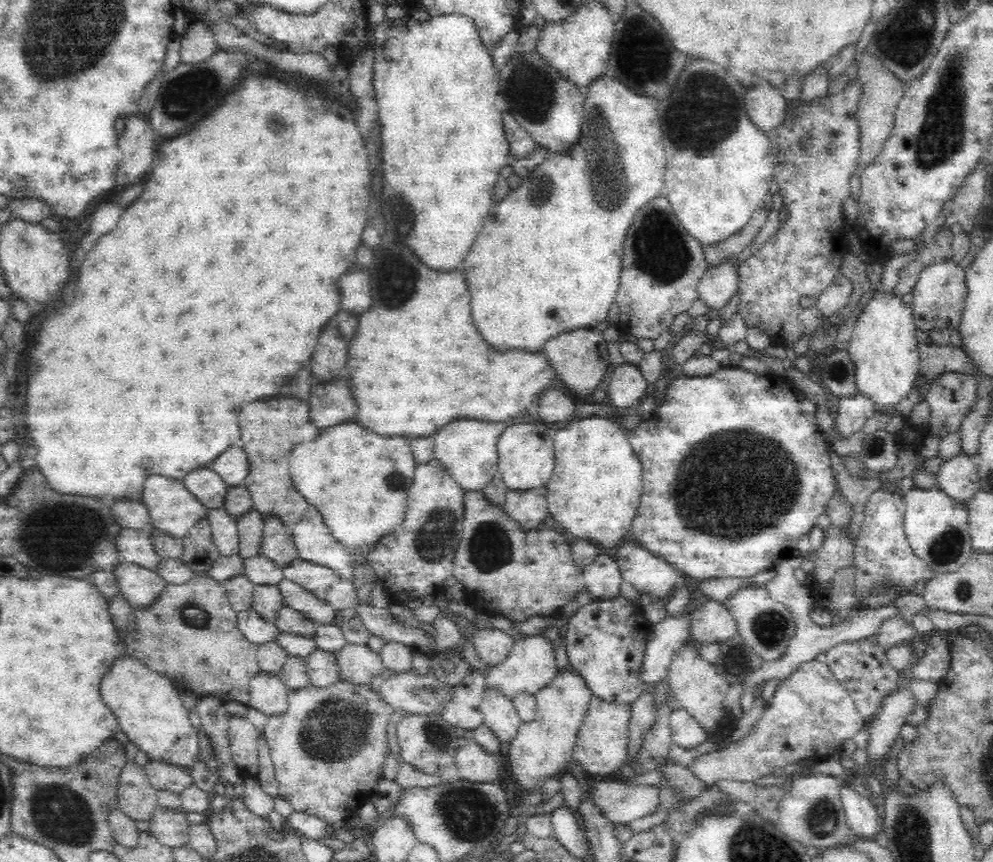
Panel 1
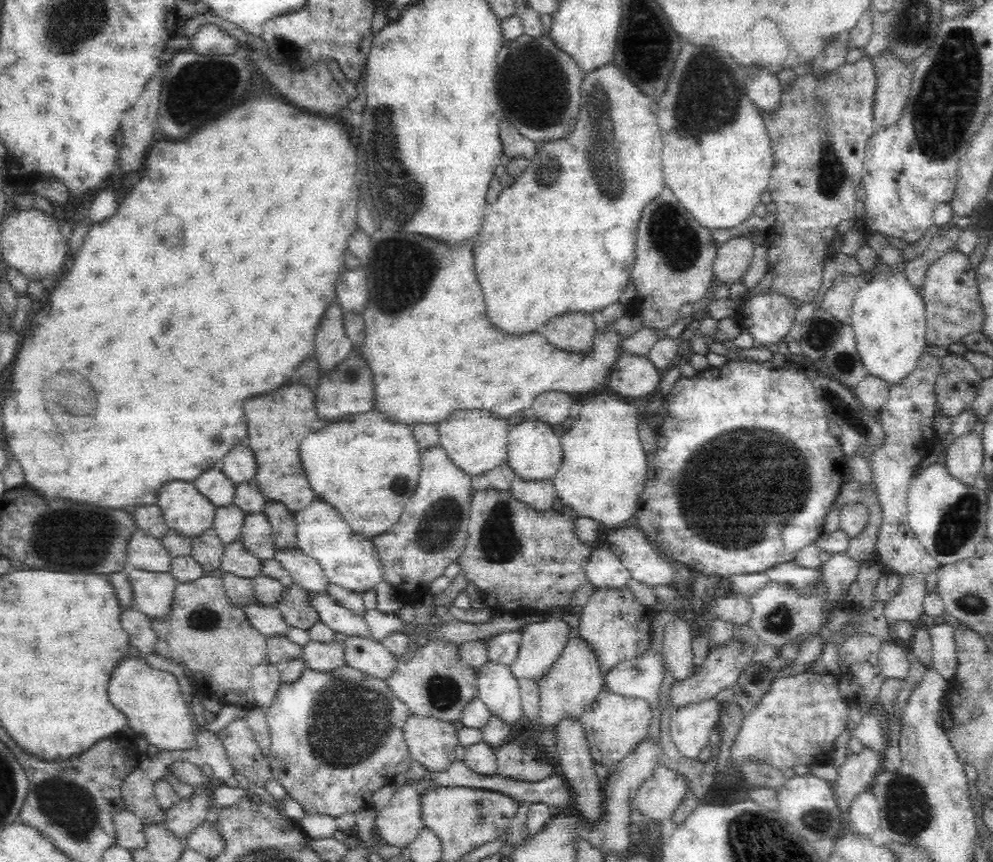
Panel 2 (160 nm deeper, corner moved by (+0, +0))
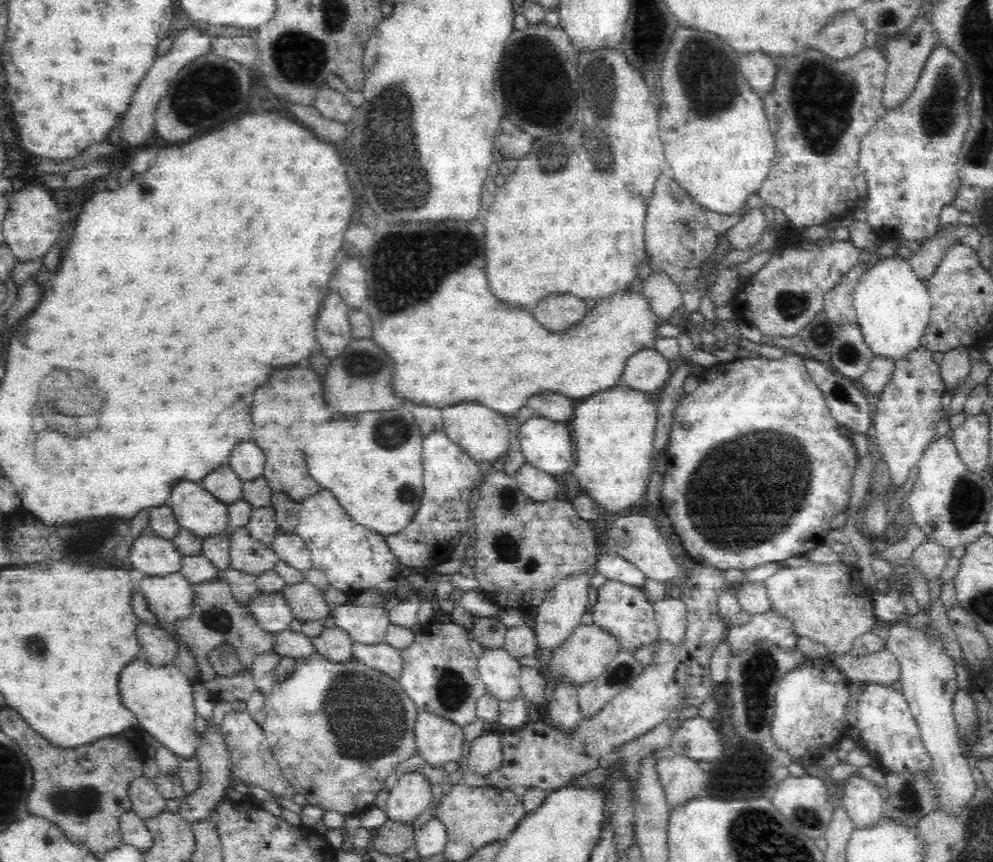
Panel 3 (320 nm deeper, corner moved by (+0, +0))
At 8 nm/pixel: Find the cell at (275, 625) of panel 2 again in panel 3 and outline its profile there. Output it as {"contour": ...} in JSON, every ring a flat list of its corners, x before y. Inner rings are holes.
{"contour":[[257,593,246,603,256,622,271,635,289,628,293,619,290,608,286,605,280,593]]}

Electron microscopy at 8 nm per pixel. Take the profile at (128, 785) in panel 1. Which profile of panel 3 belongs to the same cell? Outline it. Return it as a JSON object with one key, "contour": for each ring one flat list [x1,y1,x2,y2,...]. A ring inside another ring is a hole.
{"contour":[[135,776,127,784,127,795,130,808,143,819,154,816,166,810,165,798,157,789,153,778,148,776]]}

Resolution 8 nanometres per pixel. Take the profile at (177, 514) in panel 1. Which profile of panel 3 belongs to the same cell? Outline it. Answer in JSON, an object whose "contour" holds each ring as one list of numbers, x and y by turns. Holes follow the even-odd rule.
{"contour":[[182,480,170,490,166,500,178,528,200,537,221,533,227,513,226,503,210,495,200,481]]}

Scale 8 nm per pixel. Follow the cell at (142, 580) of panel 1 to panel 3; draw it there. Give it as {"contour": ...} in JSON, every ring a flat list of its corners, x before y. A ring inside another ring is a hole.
{"contour":[[178,571,166,575,146,575,136,586,159,627,169,629,172,622,190,612,191,584]]}

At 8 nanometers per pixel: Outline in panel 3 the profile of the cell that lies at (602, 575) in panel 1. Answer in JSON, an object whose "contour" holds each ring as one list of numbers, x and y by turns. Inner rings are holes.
{"contour":[[600,551,593,565,593,574,600,574,608,580,629,584,630,586,643,587,644,575,630,562,620,558,609,551]]}

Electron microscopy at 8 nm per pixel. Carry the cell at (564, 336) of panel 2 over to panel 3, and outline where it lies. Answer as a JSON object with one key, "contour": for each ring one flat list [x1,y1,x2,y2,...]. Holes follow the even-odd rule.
{"contour":[[558,295,541,302,534,317,554,335,563,335,581,325,588,309,584,301,572,295]]}

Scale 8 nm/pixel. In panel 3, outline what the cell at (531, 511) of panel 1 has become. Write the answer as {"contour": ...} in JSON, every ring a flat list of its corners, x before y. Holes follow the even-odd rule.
{"contour":[[526,464,518,470,515,477,518,489,534,503,544,503,557,499,558,482,548,474,539,472]]}

